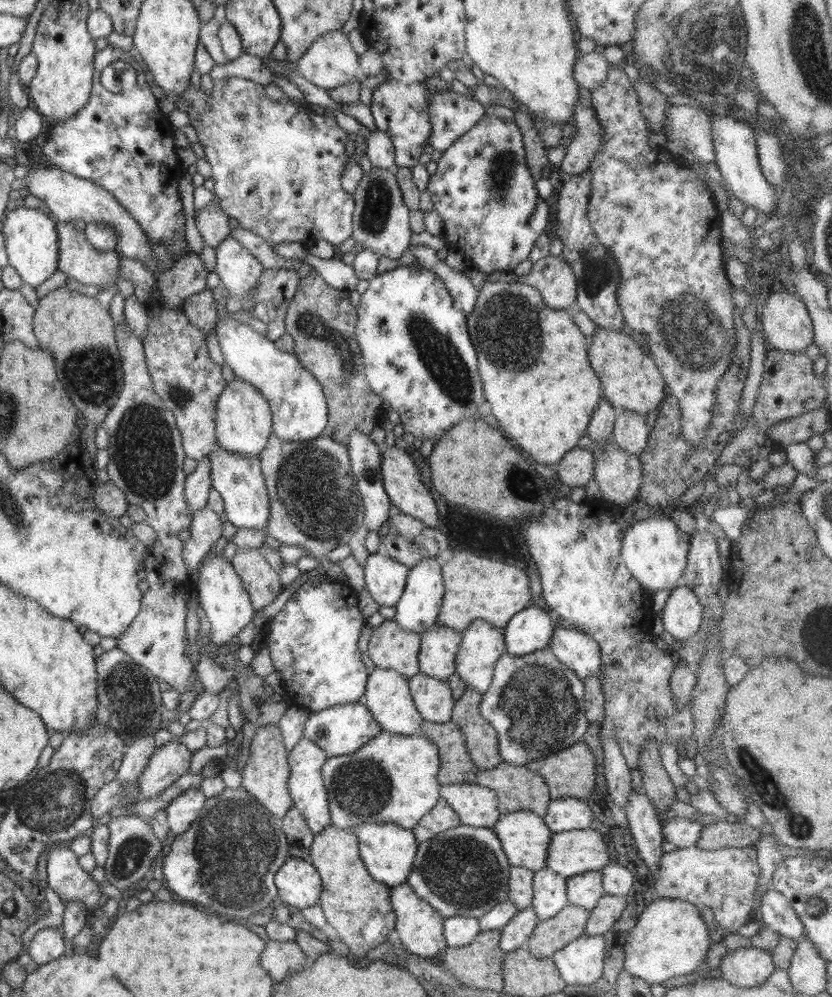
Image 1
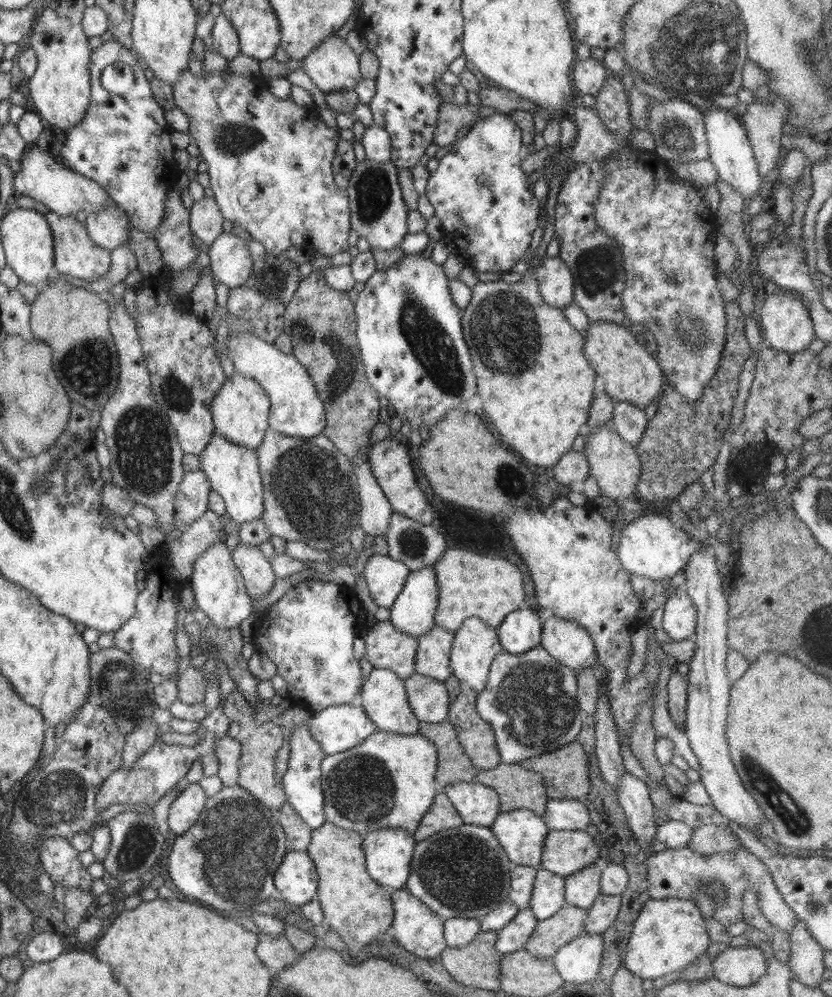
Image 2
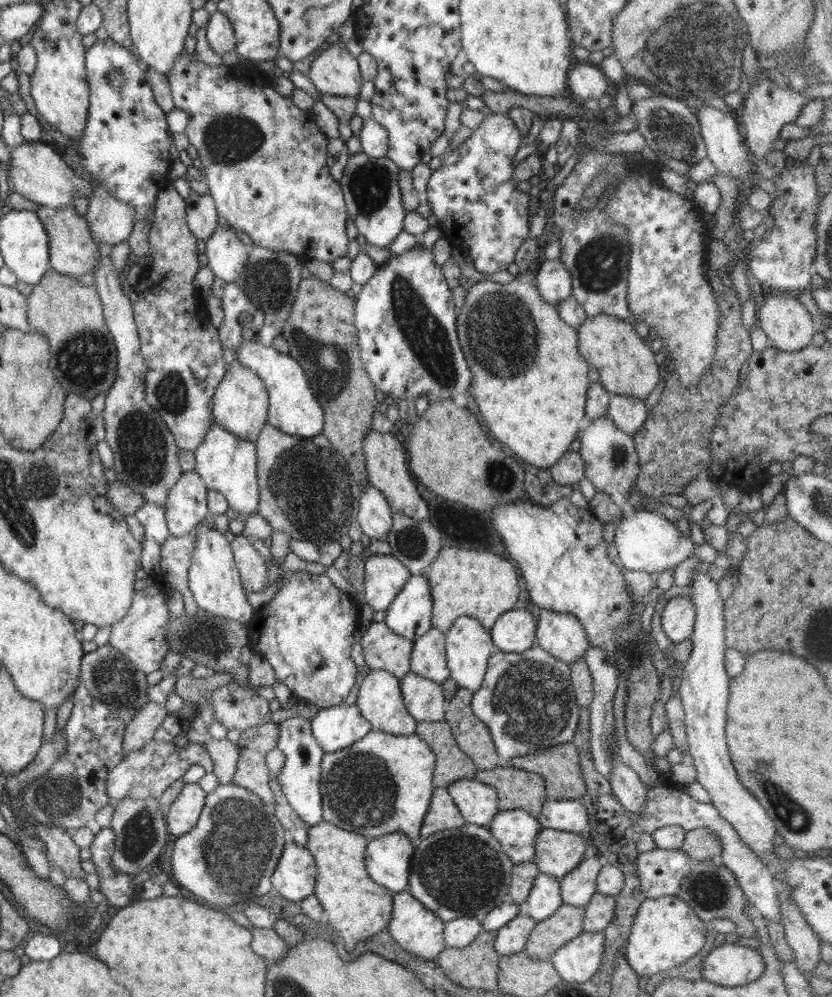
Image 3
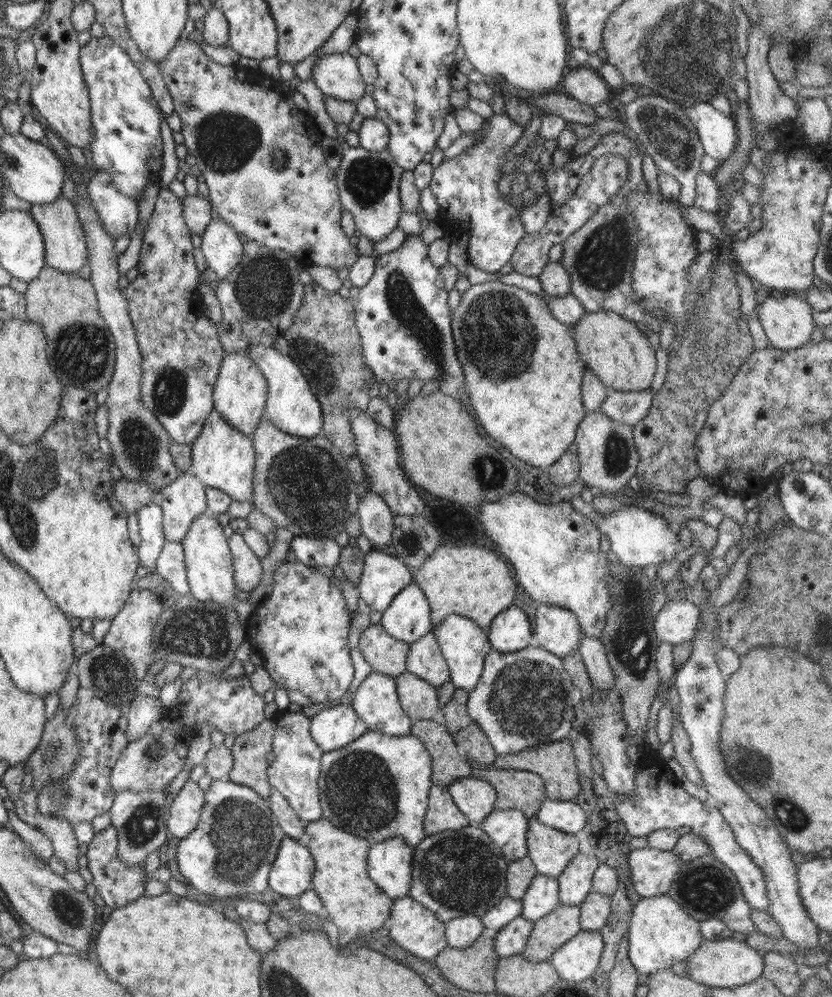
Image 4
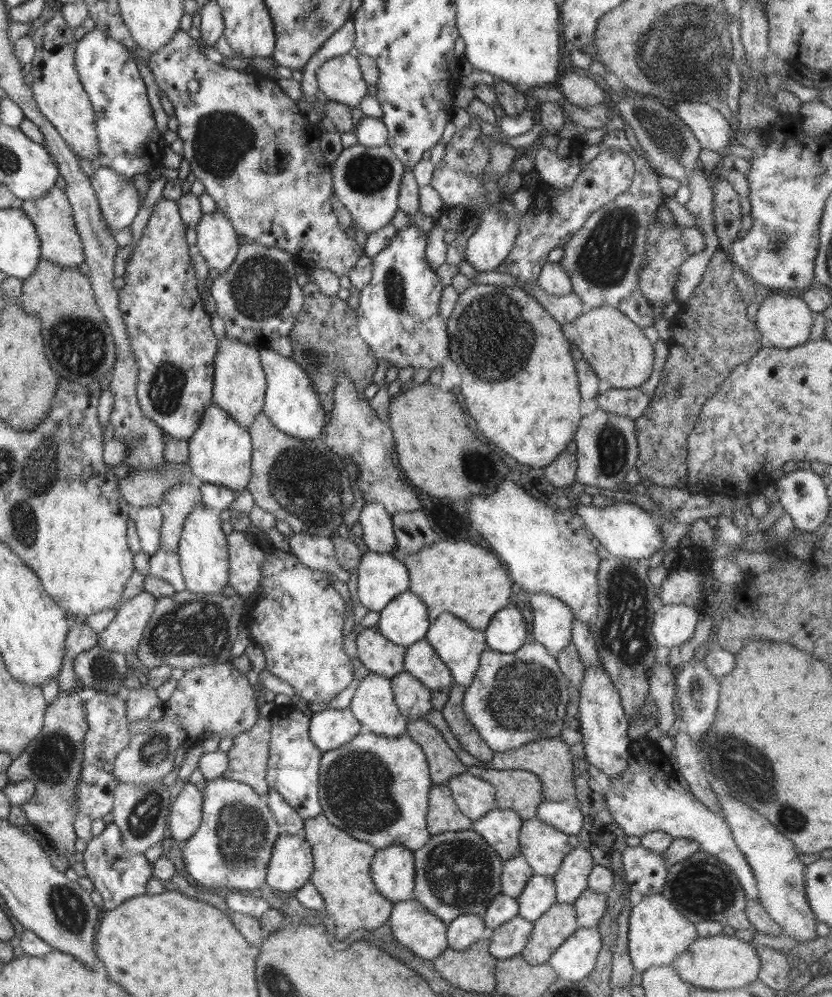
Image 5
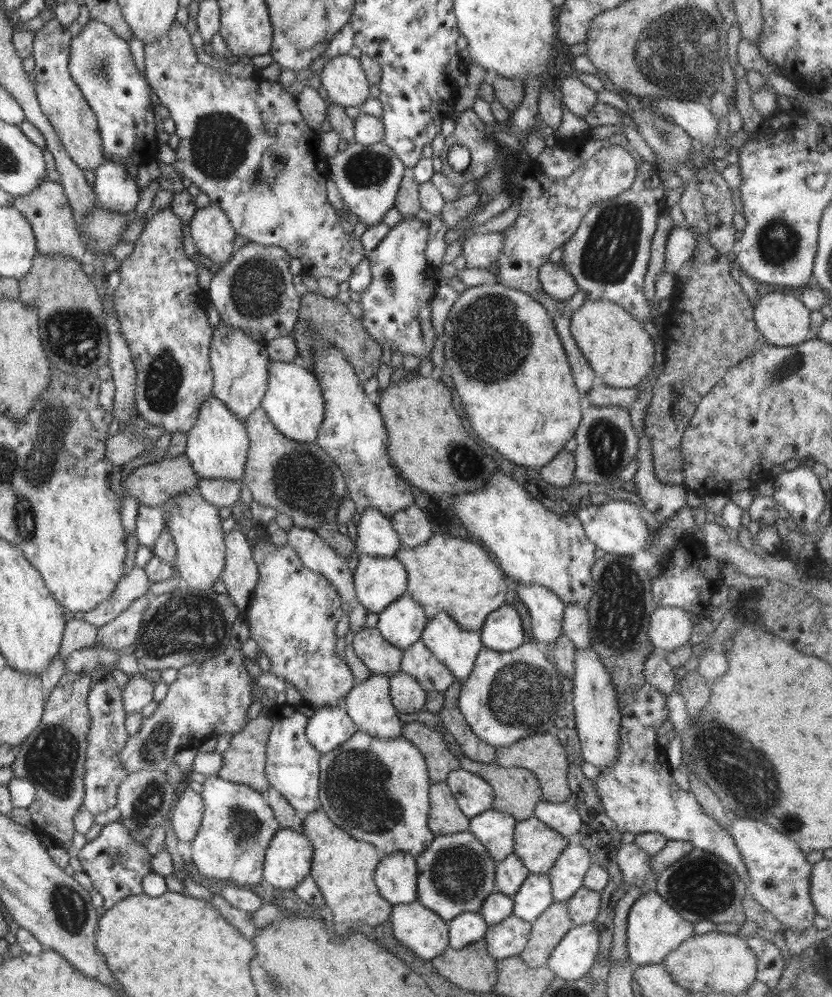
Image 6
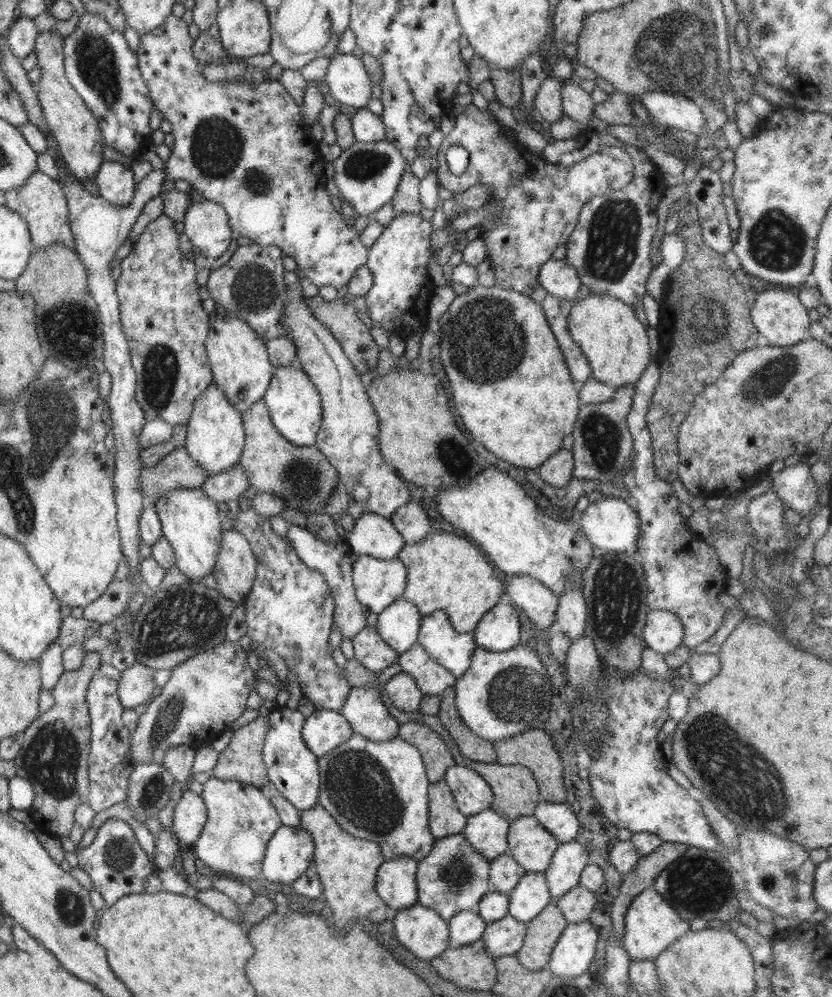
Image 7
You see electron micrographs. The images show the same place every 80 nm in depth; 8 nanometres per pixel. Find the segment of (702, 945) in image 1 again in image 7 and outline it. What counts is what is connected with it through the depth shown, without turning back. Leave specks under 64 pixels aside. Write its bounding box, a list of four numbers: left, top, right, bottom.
[623,887,691,961]

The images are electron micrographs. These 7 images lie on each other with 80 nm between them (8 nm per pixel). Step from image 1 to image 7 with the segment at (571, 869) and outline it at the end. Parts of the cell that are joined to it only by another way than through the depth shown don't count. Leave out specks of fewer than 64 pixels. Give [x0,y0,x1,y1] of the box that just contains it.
[507,814,562,873]

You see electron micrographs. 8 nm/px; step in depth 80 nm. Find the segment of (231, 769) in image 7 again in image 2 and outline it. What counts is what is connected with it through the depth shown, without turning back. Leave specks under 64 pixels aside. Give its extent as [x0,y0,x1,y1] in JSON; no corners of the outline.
[237,721,287,814]

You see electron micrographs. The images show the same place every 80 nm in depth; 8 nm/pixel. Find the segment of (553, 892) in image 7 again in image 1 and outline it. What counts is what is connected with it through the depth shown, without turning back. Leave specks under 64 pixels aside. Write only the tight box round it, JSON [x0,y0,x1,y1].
[567,871,604,911]

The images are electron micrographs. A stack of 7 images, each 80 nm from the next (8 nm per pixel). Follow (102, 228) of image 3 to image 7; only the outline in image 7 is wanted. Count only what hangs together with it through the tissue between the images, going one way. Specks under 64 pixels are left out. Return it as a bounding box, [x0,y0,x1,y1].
[96,161,136,205]

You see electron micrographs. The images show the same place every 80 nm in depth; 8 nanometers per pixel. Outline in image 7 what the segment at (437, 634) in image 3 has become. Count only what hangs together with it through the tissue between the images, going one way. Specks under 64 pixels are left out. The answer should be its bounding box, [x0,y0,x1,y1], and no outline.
[399,643,456,695]

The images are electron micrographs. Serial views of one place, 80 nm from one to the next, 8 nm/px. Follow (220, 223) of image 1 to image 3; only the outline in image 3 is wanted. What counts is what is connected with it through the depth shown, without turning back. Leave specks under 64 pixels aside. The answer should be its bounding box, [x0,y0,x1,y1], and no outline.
[185,192,219,241]

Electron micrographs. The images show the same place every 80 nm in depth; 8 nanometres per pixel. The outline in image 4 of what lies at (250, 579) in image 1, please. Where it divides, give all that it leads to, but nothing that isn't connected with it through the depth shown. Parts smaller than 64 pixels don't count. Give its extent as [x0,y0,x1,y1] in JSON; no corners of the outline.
[227,533,262,591]

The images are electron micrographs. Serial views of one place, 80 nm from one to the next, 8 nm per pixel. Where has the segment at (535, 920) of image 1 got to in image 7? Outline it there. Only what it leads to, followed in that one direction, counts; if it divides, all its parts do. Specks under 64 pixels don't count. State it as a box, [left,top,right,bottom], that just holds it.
[481,914,527,957]

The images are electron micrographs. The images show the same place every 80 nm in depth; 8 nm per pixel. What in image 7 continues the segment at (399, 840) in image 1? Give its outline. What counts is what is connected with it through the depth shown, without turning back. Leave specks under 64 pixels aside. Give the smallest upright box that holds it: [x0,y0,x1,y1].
[375,856,417,913]

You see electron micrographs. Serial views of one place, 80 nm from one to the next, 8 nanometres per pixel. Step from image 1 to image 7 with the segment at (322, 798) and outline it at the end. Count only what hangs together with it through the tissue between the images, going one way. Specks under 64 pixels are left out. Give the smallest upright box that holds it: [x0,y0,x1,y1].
[263,706,320,811]

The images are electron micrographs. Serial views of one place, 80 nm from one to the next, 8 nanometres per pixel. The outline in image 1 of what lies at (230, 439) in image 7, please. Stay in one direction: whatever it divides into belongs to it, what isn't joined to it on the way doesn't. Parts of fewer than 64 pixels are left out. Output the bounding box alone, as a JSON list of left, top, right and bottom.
[208,444,270,532]

